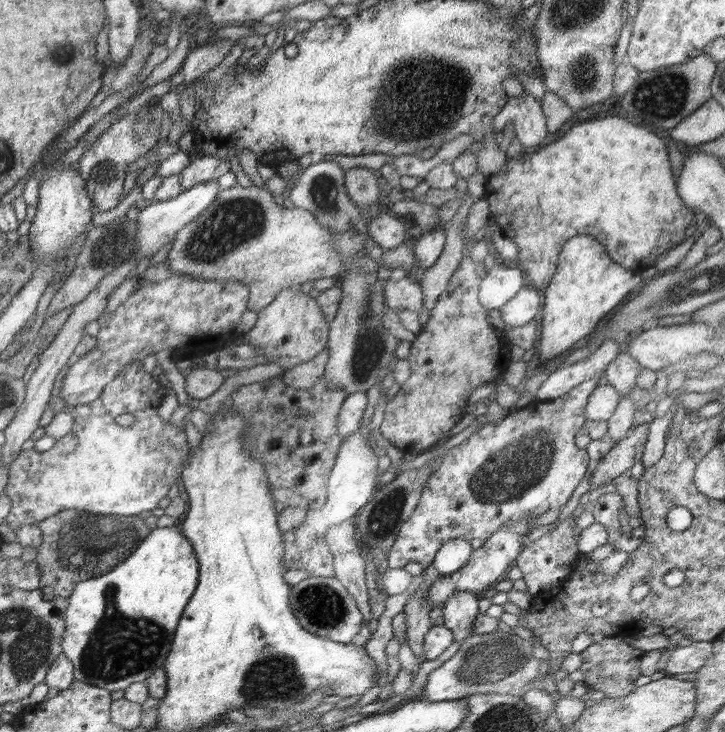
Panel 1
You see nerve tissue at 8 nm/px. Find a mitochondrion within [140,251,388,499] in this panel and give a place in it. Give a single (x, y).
(371, 346)

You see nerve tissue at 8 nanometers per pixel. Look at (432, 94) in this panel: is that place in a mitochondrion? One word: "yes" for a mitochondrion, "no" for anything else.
yes

